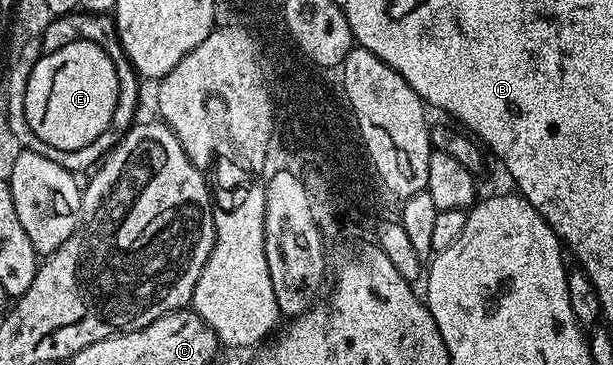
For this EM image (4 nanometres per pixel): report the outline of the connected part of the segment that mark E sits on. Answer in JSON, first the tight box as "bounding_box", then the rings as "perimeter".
{"bounding_box":[24,39,118,150],"perimeter":[[[77,39],[74,43],[64,44],[54,52],[43,53],[31,70],[27,82],[27,91],[24,93],[24,114],[28,120],[28,128],[44,144],[57,150],[75,150],[84,148],[108,128],[114,119],[118,107],[118,82],[116,64],[109,58],[105,45],[98,45],[88,39]]]}

